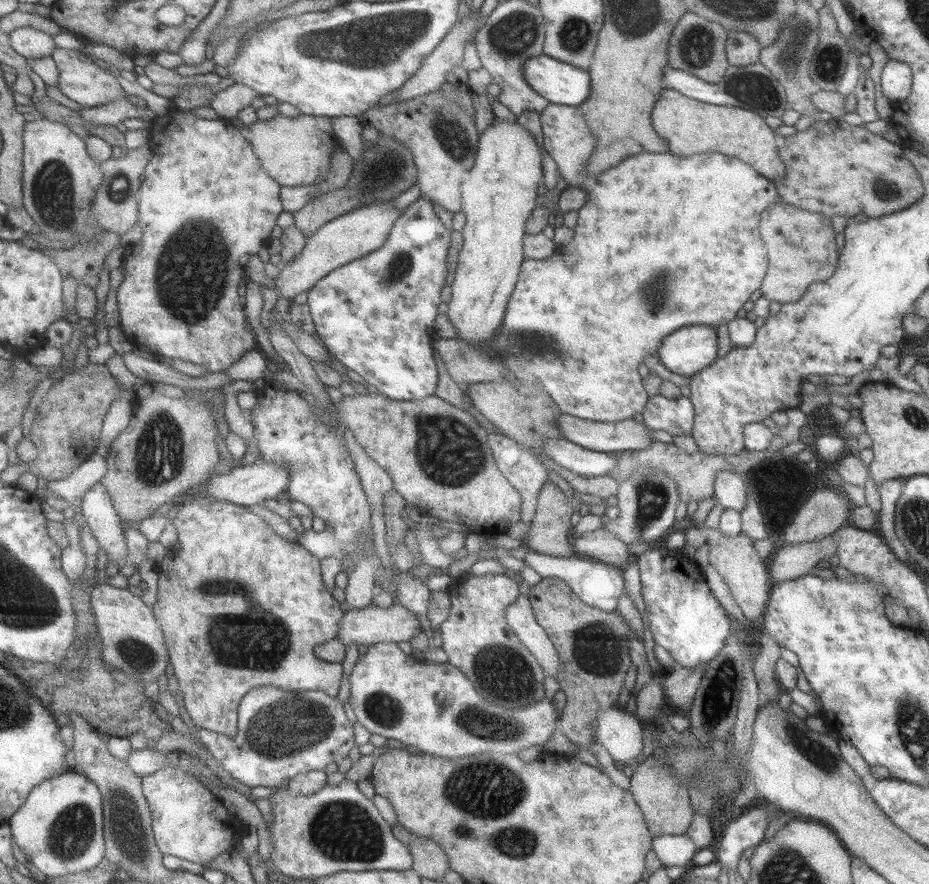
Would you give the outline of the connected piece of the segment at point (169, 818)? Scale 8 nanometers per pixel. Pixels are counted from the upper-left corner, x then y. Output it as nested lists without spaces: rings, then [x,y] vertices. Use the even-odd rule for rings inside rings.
[[[174,766],[145,776],[143,787],[154,818],[156,842],[164,855],[209,864],[223,852],[235,851],[243,834],[251,829],[238,815],[231,814],[223,801],[197,777]]]

